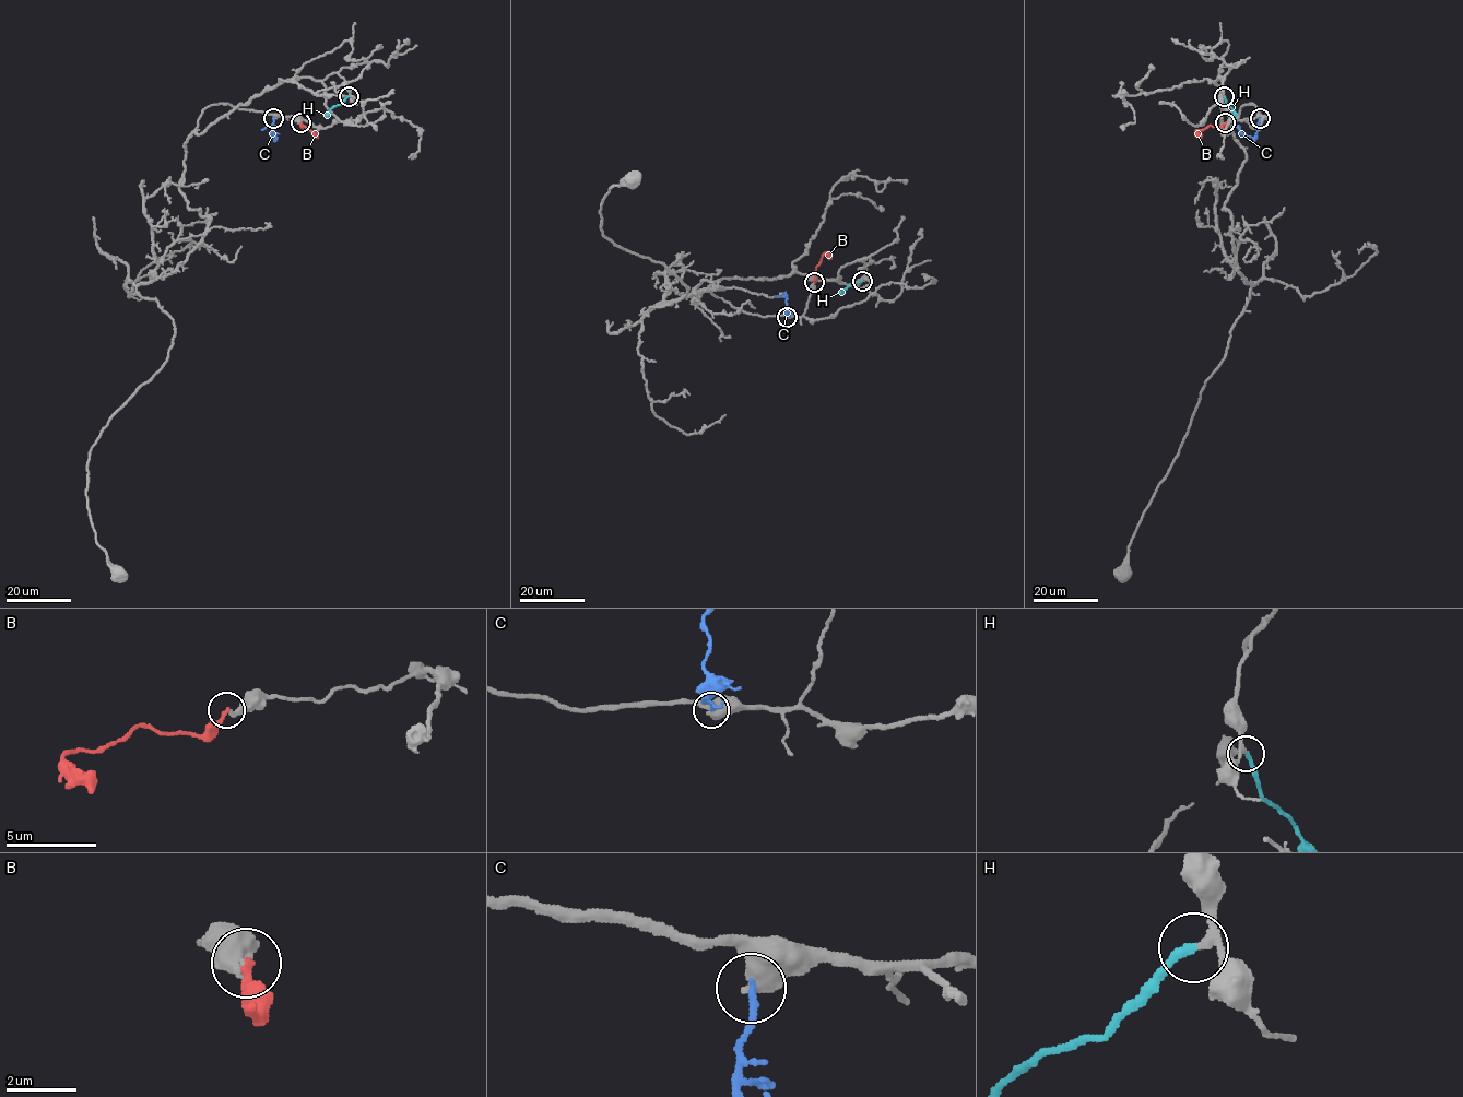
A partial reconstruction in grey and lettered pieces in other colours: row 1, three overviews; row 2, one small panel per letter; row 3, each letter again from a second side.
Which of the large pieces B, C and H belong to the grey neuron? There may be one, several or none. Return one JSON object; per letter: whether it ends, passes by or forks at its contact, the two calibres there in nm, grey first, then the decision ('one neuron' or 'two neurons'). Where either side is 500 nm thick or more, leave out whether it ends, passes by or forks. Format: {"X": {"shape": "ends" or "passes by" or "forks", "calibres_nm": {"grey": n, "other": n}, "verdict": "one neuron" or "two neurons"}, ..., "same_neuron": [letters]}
{"B": {"shape": "ends", "calibres_nm": {"grey": 340, "other": 280}, "verdict": "one neuron"}, "C": {"calibres_nm": {"grey": 650, "other": 190}, "verdict": "two neurons"}, "H": {"shape": "ends", "calibres_nm": {"grey": 200, "other": 240}, "verdict": "one neuron"}, "same_neuron": ["B", "H"]}

